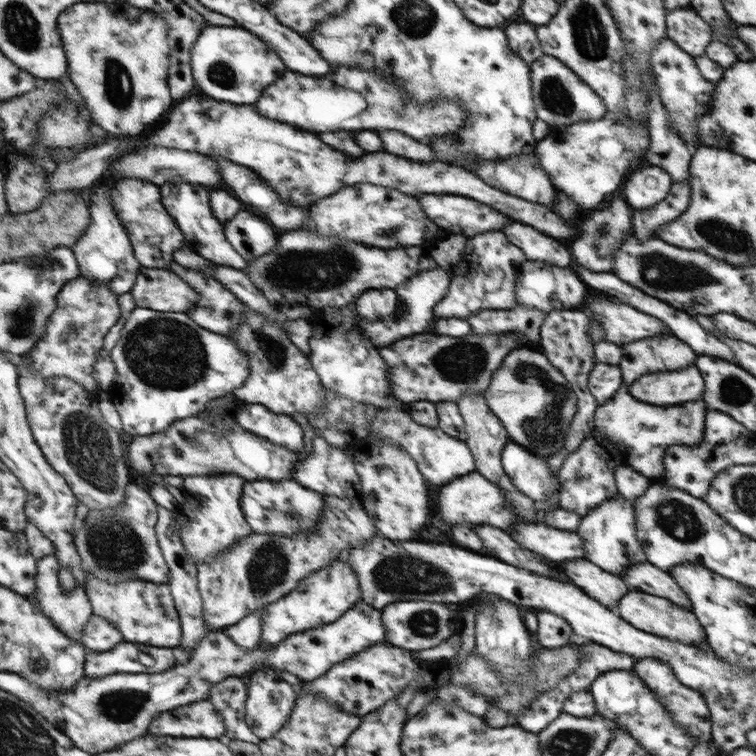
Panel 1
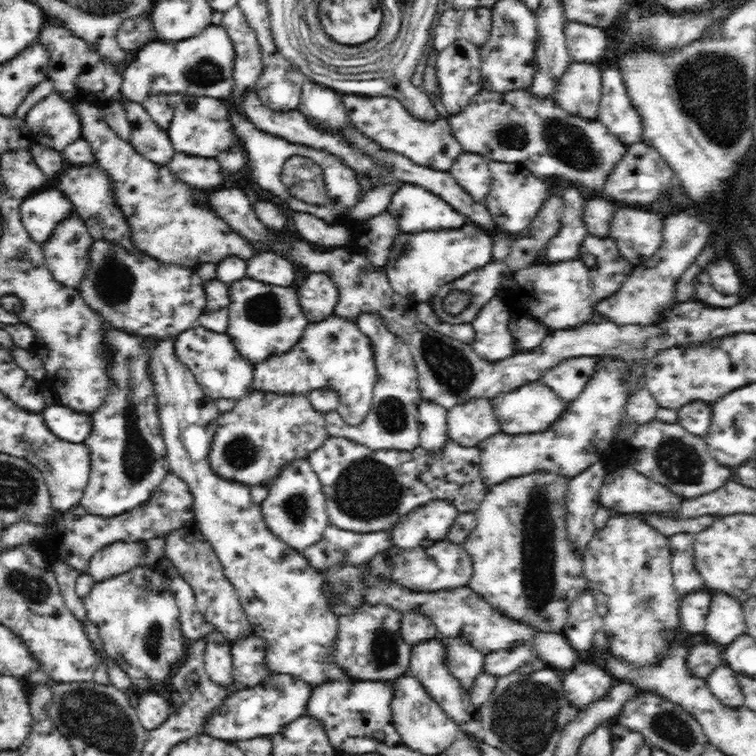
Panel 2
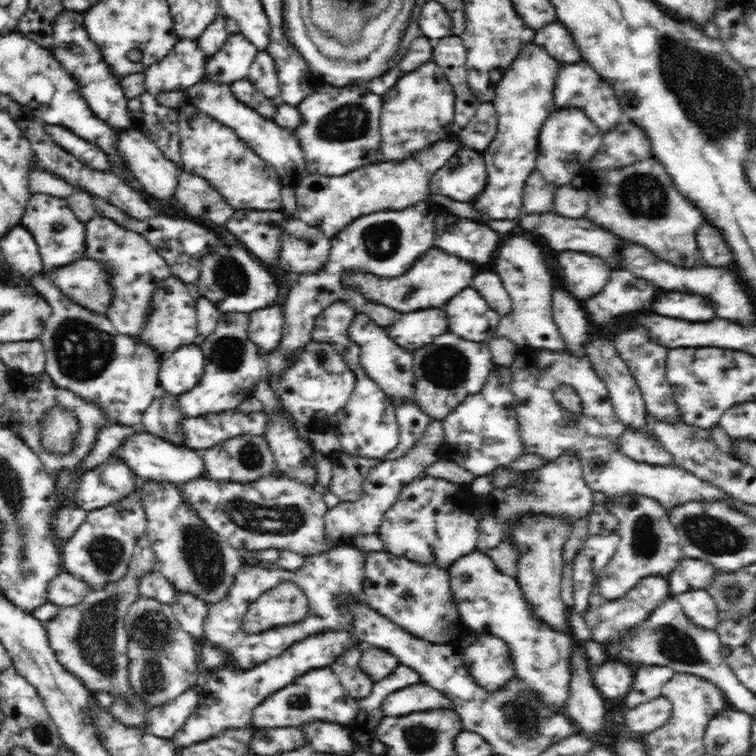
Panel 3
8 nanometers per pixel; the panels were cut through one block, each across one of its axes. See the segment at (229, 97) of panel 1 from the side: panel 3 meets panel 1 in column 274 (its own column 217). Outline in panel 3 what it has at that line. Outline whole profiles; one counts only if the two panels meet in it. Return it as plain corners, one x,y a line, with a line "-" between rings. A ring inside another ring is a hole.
232,33
216,54
205,63
206,81
231,84
248,78
258,49
242,33

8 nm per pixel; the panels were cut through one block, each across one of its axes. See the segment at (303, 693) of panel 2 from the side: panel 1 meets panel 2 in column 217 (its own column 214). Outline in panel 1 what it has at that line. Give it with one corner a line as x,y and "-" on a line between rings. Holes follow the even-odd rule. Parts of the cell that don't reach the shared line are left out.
205,699
169,710
153,719
149,732
153,736
218,739
227,732
224,719

